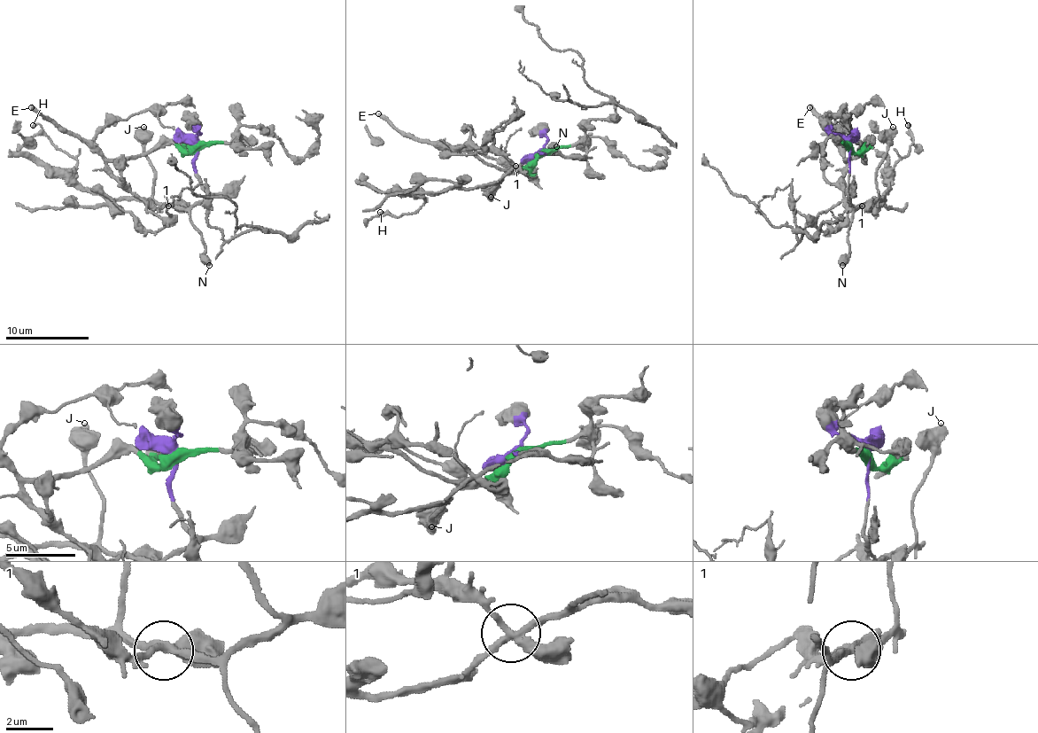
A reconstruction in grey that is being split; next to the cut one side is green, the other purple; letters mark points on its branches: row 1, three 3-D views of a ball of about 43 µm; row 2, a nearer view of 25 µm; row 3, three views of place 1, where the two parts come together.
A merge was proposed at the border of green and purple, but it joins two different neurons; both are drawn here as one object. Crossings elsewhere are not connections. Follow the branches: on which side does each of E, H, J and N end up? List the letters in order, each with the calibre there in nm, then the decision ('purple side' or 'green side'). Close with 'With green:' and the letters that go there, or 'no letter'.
E: 360 nm thick; green side
H: 170 nm thick; purple side
J: 650 nm thick; purple side
N: 600 nm thick; purple side
With green: E

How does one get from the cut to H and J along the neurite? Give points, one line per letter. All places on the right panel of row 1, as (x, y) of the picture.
H: (848, 144), (848, 197), (855, 207), (871, 205), (884, 198), (890, 169), (909, 151), (913, 140), (909, 126)
J: (848, 144), (848, 197), (855, 207), (869, 205), (878, 197), (875, 167), (887, 149), (887, 130), (892, 126)

